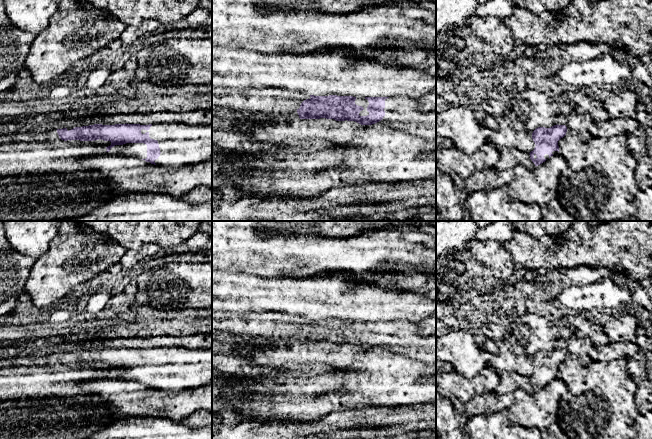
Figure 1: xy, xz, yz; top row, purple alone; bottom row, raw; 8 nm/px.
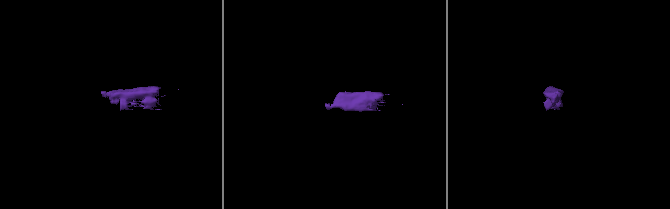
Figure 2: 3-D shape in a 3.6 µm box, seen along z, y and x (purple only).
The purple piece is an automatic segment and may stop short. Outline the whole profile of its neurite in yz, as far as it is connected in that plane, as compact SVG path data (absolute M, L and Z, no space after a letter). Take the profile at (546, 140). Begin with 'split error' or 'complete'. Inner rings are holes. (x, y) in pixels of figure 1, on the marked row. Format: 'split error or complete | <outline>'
split error | M554 125L550 128L538 127L532 133L535 148L531 151L530 159L538 166L559 152L558 141L566 135L565 125Z

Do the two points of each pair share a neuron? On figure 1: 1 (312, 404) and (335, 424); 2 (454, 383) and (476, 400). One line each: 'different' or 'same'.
1: different
2: different

